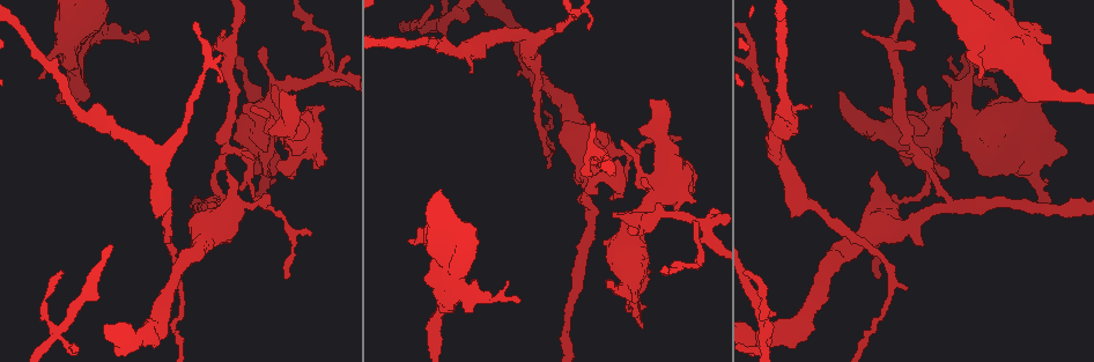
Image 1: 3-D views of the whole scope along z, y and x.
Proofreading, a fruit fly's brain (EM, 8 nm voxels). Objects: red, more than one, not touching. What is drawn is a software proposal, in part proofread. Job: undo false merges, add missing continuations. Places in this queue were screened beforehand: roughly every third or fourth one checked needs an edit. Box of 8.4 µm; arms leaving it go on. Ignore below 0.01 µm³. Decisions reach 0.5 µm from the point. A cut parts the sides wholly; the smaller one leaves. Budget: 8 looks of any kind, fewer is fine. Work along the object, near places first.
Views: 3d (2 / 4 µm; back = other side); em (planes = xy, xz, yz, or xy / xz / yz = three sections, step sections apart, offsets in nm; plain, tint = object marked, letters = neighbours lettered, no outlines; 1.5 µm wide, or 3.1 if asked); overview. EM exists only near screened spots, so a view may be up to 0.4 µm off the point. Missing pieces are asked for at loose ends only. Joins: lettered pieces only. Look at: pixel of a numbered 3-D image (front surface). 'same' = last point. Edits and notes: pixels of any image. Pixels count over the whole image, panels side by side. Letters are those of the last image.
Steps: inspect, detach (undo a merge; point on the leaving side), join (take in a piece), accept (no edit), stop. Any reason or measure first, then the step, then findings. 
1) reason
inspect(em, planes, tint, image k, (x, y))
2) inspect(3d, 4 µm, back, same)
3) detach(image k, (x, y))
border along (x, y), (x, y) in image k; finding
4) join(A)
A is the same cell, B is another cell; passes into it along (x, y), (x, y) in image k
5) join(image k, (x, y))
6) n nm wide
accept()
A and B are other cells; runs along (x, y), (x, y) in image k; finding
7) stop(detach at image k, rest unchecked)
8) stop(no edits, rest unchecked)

inspect(3d, 2 µm, back, image 1, (236, 58))

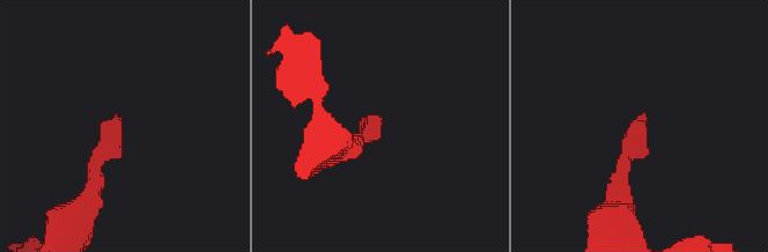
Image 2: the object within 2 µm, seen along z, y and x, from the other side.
inspect(em, yz, step 4, tint, image 2, (116, 114))

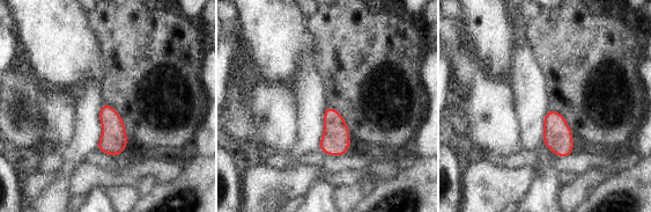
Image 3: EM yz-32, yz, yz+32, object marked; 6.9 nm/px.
inspect(em, planes, letters, same)

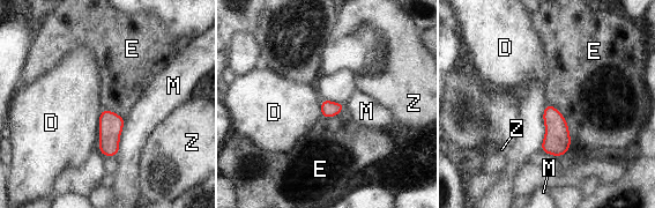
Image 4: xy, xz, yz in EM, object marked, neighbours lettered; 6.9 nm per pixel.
accept()
D, E, M and Z are other cells; border along (549, 103), (563, 116), (571, 146) in image 4; none of them fits

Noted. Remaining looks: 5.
branch stops here
inspect(em, xz, step 4, letters, image 1, (627, 311))

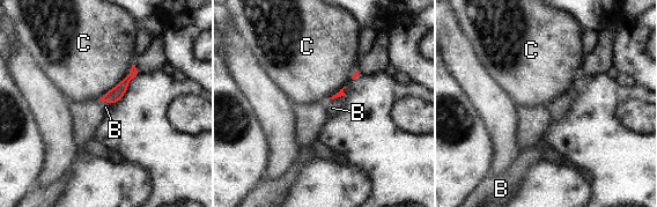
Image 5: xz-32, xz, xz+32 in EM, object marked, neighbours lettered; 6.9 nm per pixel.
C touches over 240 nm
accept()
B and C are other cells; border along (344, 95), (327, 98) in image 5; none of them fits

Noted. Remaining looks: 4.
branch stops here
inspect(em, planes, letters, image 1, (875, 172))

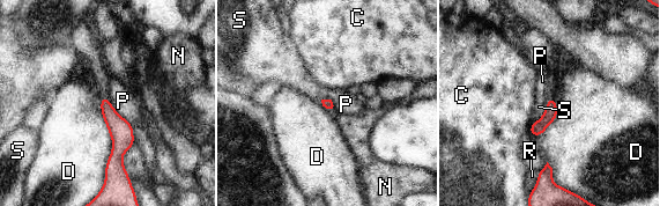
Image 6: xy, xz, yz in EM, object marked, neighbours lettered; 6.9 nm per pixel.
accept()
C, D, N, P, R and S are other cells; border along (106, 97), (111, 105), (133, 125) in image 6; no lettered piece goes on from it

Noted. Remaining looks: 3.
stop(no edits, rest unchecked)

